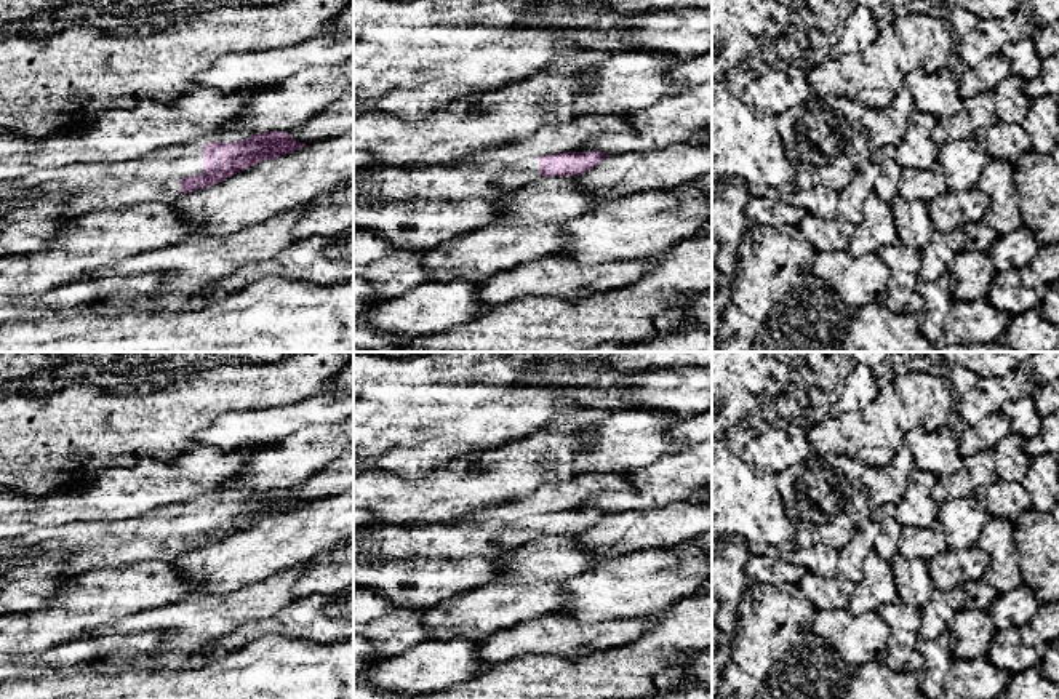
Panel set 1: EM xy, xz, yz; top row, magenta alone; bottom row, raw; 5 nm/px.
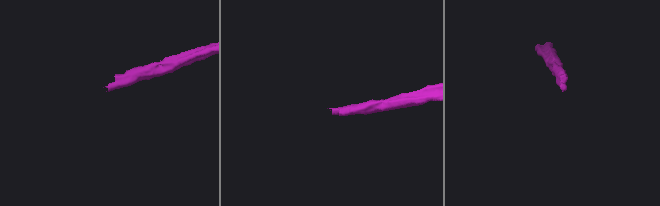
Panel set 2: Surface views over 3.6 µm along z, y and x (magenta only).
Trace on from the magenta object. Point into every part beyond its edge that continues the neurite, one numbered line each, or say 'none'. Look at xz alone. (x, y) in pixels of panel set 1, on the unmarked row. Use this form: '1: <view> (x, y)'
1: xz (488, 539)

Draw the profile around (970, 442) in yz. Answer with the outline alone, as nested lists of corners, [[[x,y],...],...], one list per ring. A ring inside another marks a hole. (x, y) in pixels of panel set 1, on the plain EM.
[[[995,413],[984,417],[979,424],[966,425],[958,433],[960,453],[966,459],[976,453],[985,451],[1003,440],[1011,432],[1011,424],[1005,414]]]

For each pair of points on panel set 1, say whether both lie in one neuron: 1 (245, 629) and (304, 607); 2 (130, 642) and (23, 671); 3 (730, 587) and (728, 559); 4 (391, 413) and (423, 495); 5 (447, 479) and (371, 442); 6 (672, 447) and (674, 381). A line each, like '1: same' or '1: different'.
1: same
2: same
3: same
4: different
5: different
6: different

